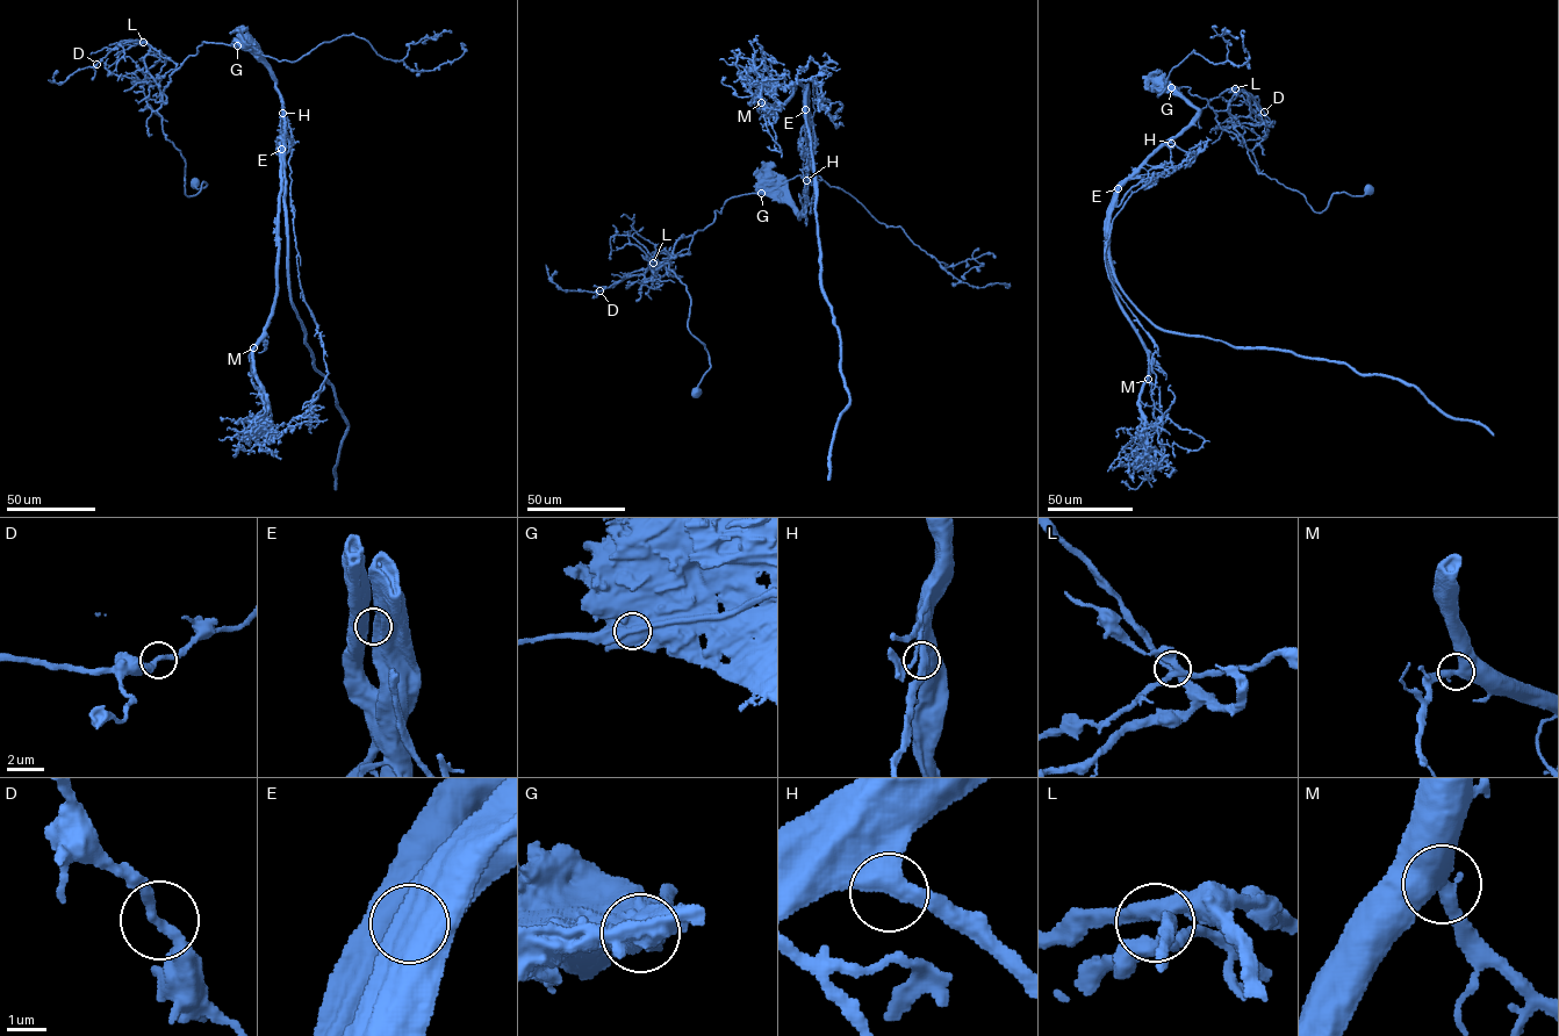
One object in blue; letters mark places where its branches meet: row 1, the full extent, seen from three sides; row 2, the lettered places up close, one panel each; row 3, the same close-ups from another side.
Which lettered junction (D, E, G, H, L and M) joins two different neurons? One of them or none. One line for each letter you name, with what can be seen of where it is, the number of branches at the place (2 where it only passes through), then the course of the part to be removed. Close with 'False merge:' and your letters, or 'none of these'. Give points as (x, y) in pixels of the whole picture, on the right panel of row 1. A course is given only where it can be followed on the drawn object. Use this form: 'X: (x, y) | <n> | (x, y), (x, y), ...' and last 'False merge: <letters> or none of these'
G: (1171, 87) | 1 | (1171, 87), (1206, 99), (1257, 172), (1315, 211), (1334, 193), (1363, 196), (1370, 185)
False merge: G

